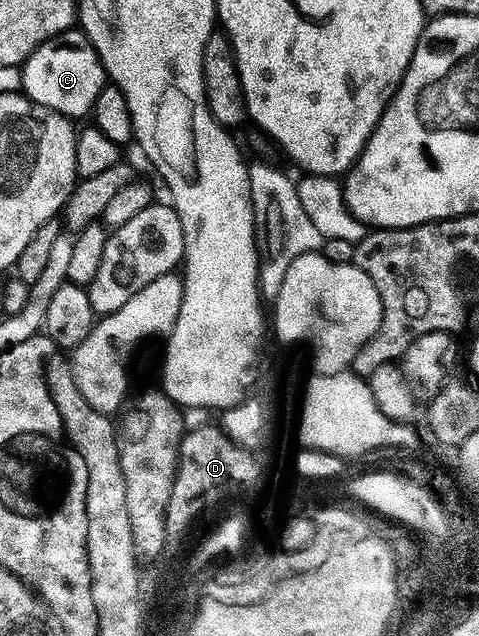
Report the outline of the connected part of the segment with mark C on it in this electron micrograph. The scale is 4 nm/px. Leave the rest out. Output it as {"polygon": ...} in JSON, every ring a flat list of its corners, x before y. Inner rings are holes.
{"polygon":[[75,28,45,42,30,55,22,68,23,93,35,106,55,111,71,120,86,119,108,84,106,69,95,48,81,29]]}

